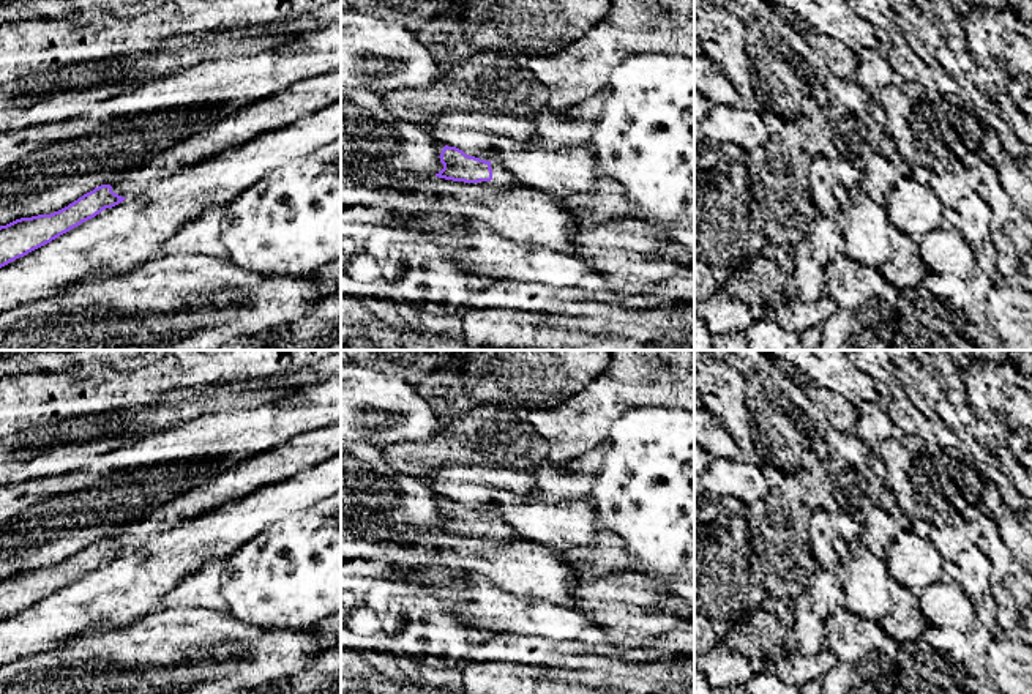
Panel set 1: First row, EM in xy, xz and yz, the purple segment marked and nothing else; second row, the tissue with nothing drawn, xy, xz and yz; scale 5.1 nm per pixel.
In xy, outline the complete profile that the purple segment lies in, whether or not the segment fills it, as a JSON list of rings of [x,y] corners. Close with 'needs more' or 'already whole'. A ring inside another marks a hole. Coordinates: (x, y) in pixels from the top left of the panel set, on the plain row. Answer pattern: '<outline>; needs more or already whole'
[[[101,538],[50,568],[21,571],[0,579],[0,621],[123,555],[110,538]]]; already whole

